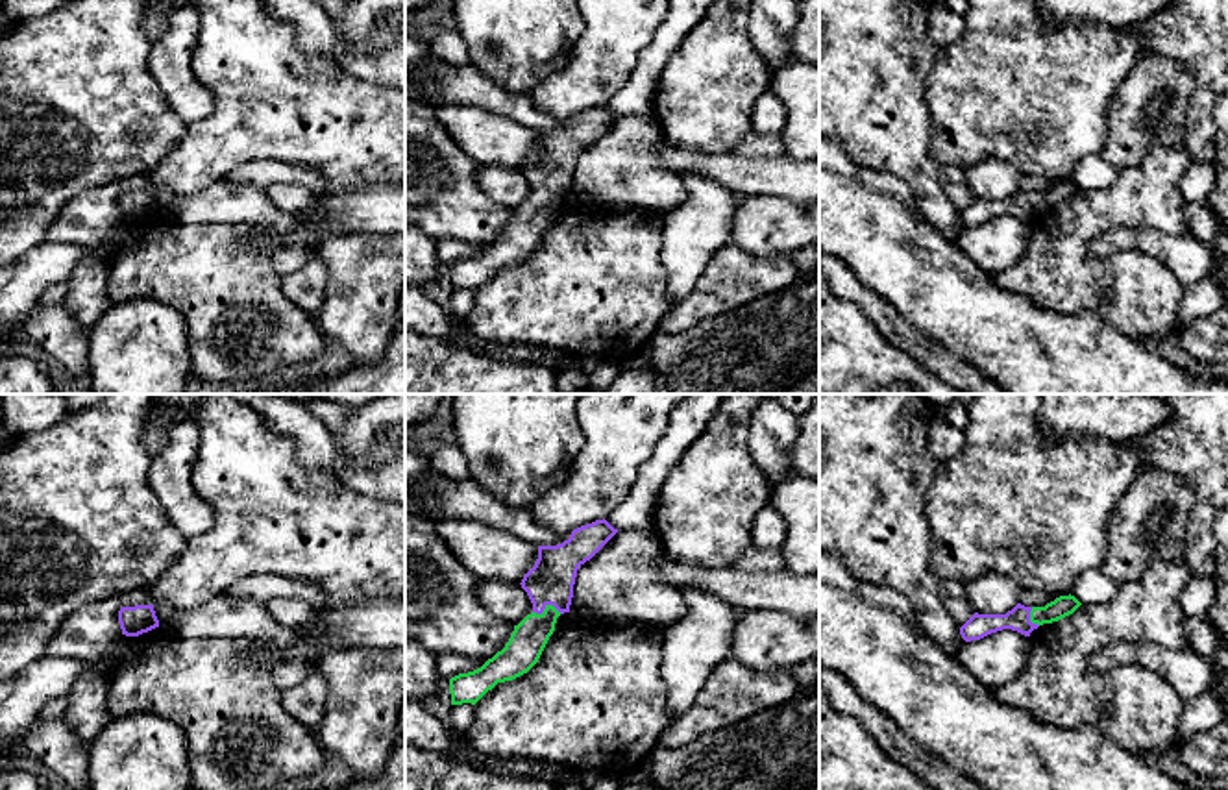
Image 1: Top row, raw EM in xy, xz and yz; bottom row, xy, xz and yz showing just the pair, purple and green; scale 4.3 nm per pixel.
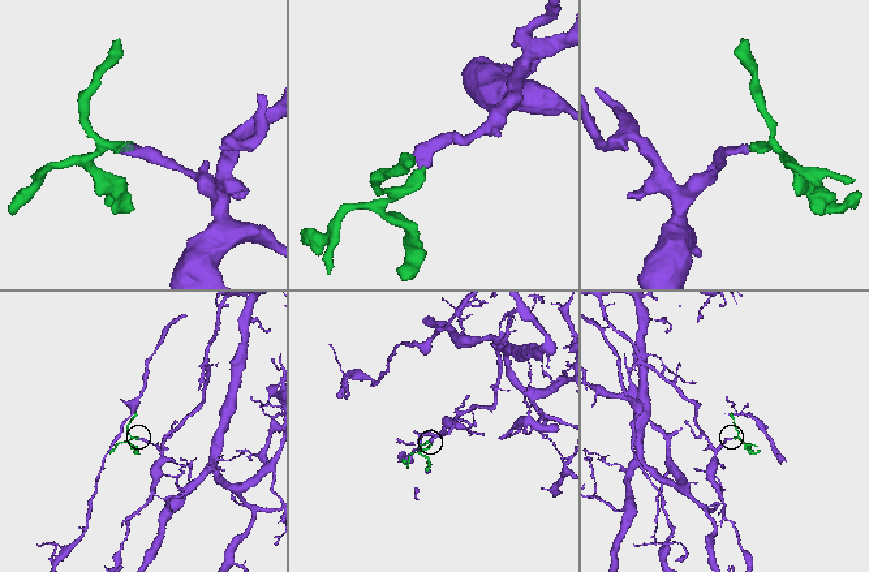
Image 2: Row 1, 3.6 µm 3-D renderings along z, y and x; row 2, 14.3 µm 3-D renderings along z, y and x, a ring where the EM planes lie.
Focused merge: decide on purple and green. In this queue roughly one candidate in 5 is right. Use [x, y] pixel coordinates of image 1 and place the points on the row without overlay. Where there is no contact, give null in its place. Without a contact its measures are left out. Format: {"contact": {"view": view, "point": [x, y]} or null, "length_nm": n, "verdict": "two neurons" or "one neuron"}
{"contact": {"view": "xz", "point": [548, 189]}, "length_nm": 130, "verdict": "one neuron"}

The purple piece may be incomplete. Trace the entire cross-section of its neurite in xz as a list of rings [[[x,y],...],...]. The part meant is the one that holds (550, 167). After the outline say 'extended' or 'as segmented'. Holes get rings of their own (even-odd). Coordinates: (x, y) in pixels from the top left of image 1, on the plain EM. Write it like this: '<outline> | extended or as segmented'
[[[603,104],[573,115],[562,130],[538,131],[538,144],[520,168],[533,198],[514,211],[505,233],[481,253],[449,265],[451,290],[475,290],[497,268],[512,266],[538,248],[557,204],[570,198],[579,152],[616,118],[618,115]]] | extended

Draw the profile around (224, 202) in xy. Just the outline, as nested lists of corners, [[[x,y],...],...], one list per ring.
[[[227,178],[198,192],[157,189],[154,196],[159,215],[176,224],[248,224],[290,231],[322,218],[320,211],[283,211],[268,200],[263,187]]]

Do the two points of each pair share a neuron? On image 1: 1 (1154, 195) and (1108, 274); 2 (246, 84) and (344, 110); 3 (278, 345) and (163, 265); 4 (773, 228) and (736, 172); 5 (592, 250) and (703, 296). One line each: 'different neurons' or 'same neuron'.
1: same neuron
2: same neuron
3: same neuron
4: different neurons
5: different neurons

